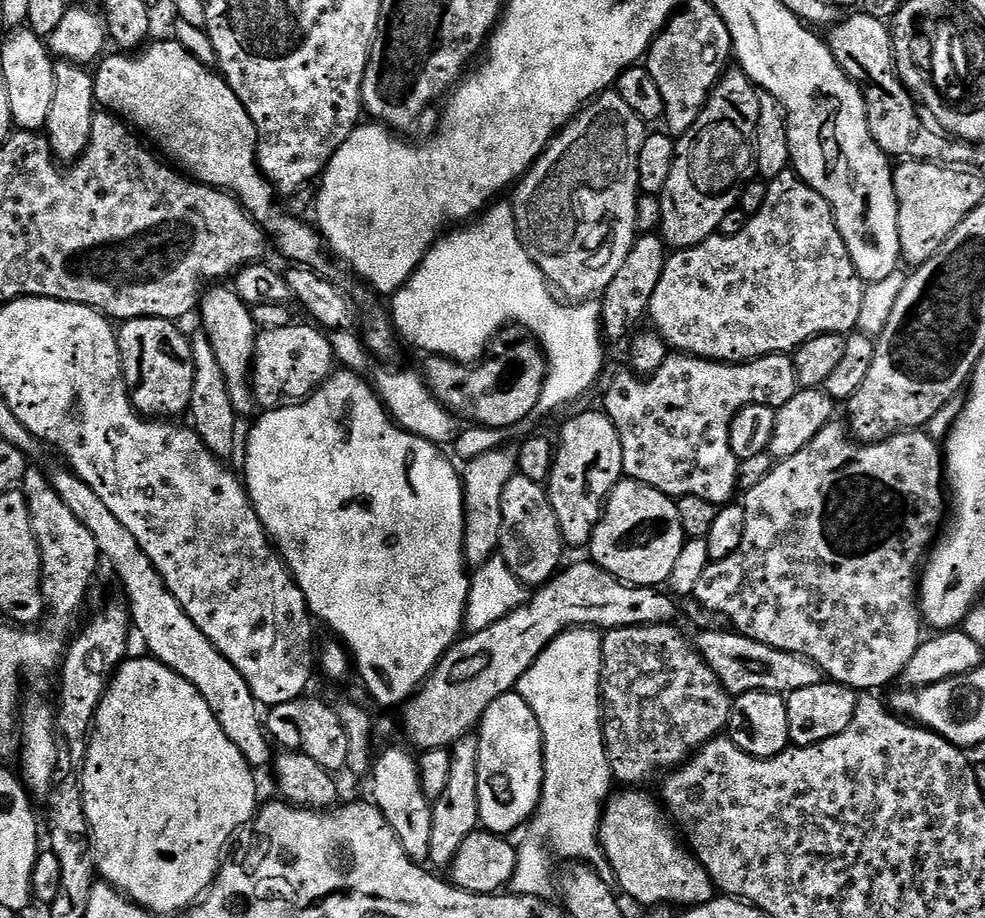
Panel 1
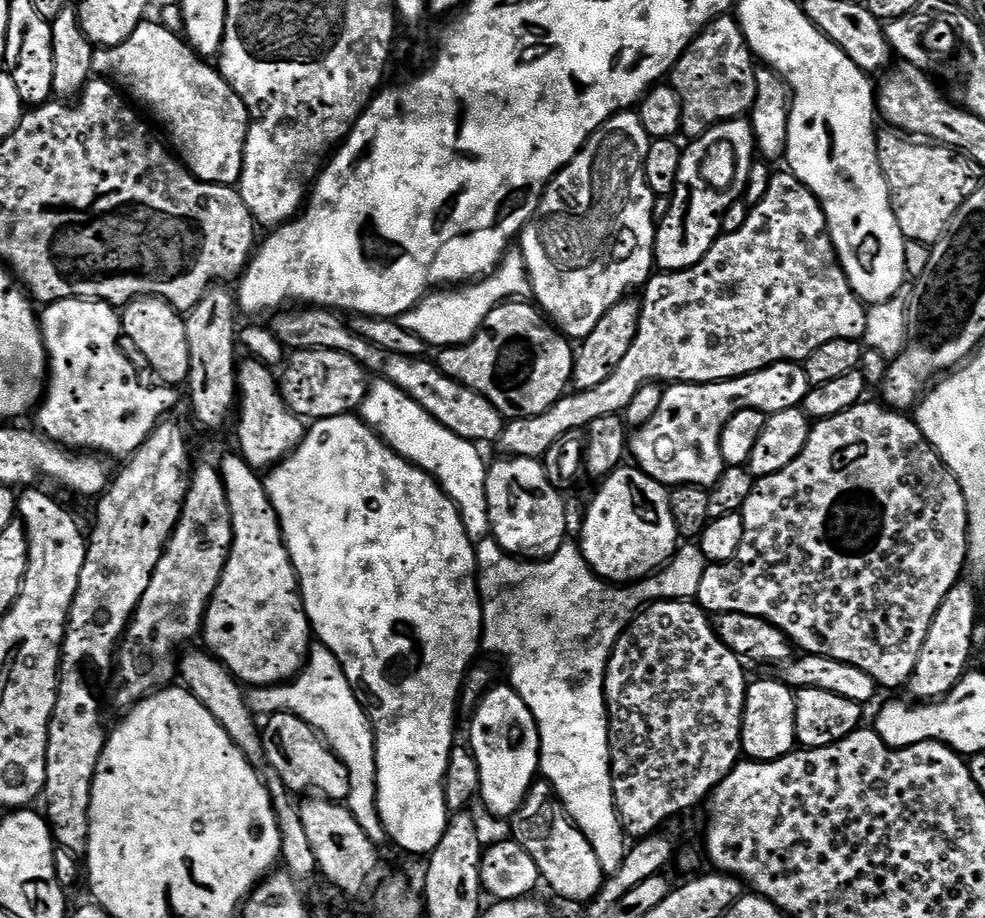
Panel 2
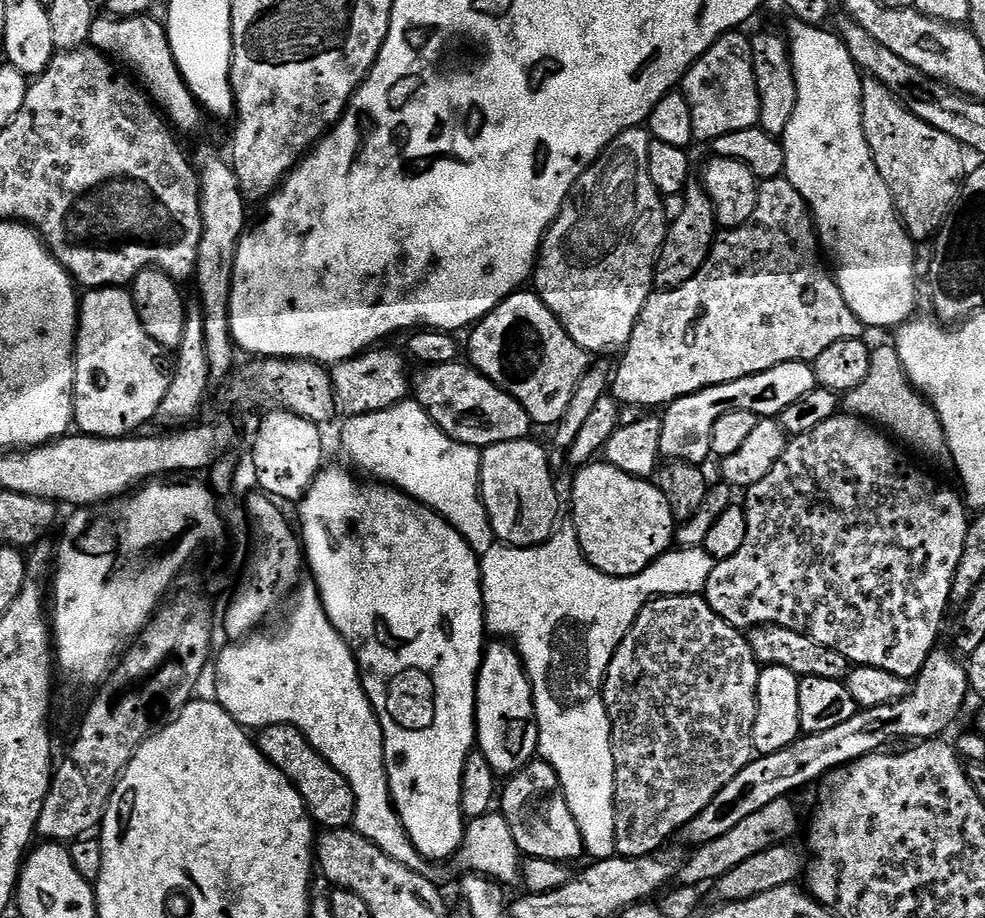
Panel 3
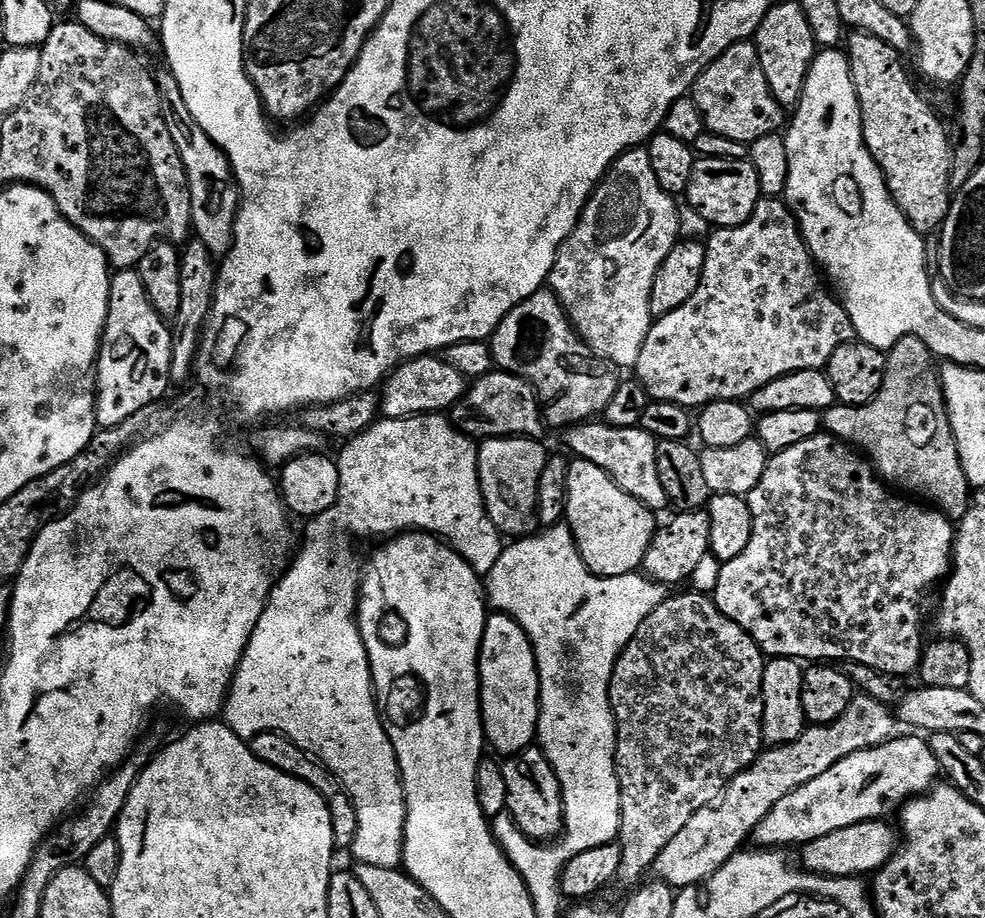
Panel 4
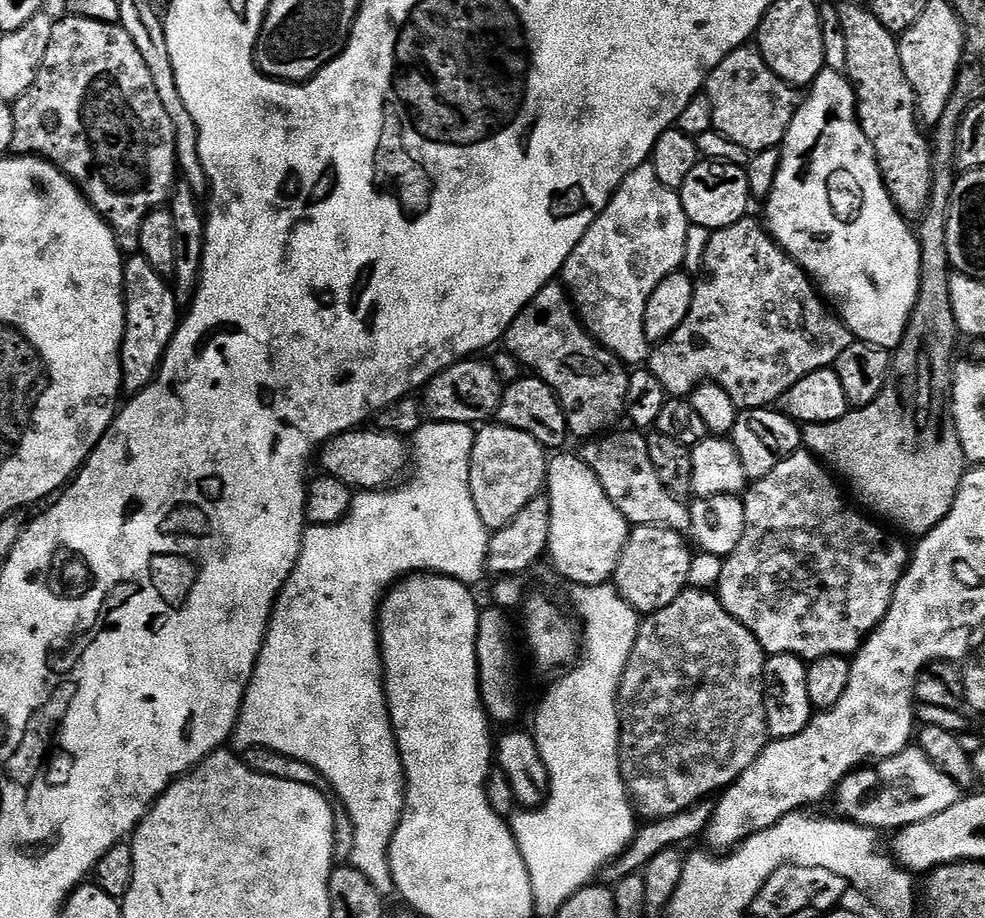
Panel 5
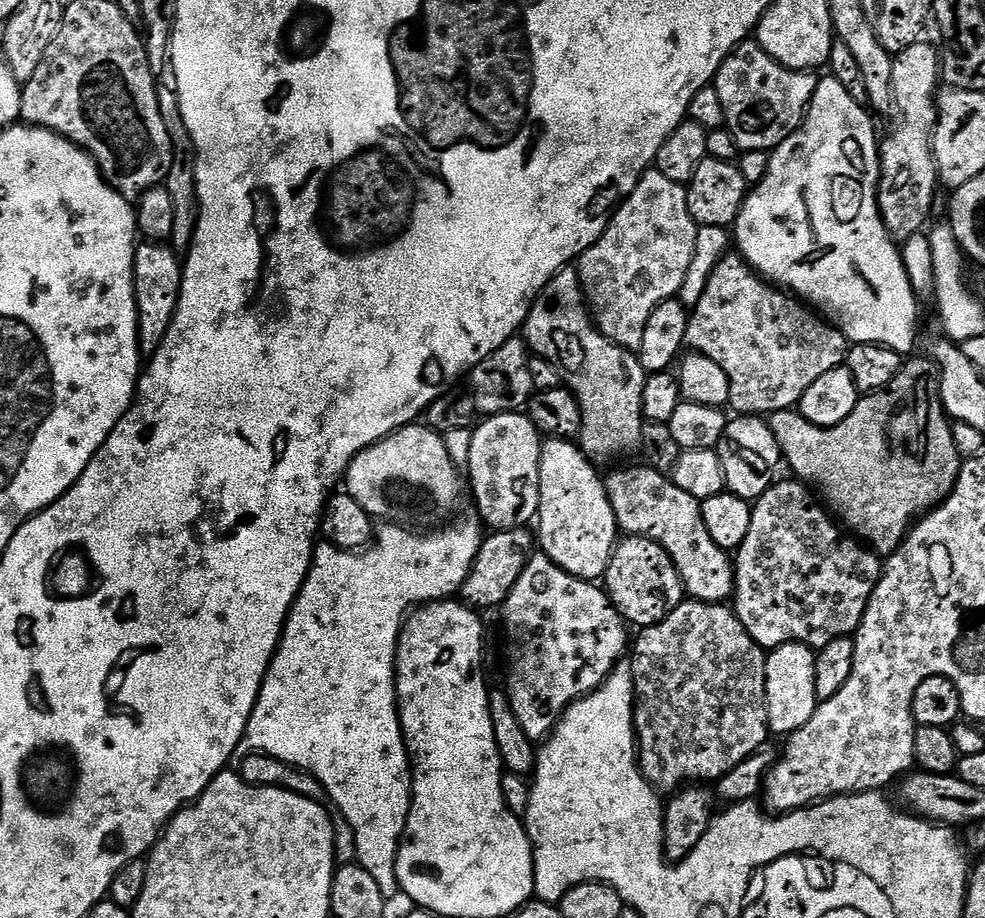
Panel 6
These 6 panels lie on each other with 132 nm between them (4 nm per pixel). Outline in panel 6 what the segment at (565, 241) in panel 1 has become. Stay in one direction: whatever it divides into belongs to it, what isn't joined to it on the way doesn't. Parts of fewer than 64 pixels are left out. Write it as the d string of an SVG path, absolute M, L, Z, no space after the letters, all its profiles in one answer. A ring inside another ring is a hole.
M649 170L640 177L638 186L613 211L600 241L586 250L578 261L580 285L584 287L584 298L588 311L600 333L610 342L629 350L639 350L646 321L654 314L654 306L664 300L680 295L682 282L686 282L691 259L694 258L698 225L690 214L688 189L678 182L670 182L666 174Z

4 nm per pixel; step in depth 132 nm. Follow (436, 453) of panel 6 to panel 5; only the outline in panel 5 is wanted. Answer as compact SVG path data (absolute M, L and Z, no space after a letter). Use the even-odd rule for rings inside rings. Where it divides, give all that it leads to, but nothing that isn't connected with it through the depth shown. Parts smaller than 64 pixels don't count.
M368 430L343 432L327 440L324 447L319 449L318 464L320 460L327 475L346 482L353 490L383 490L395 485L410 464L410 448L405 437L381 430L364 431Z

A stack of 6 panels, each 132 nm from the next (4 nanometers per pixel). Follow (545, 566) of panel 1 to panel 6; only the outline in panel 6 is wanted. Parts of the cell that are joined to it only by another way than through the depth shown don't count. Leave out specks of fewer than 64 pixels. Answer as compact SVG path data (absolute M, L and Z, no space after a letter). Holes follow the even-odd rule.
M523 411L489 416L475 425L466 465L466 480L470 485L471 499L472 496L476 499L476 508L484 519L482 524L485 529L488 527L492 532L505 532L528 528L531 520L533 523L537 519L540 511L541 447L542 433Z

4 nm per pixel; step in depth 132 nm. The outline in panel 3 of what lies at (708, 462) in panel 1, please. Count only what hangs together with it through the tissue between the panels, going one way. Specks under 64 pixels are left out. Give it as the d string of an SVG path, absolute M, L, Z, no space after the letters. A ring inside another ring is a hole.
M799 360L774 366L774 370L766 370L750 378L738 378L738 382L710 386L686 398L678 398L667 405L662 412L661 457L665 461L681 460L687 464L703 465L704 459L712 456L714 422L718 422L722 414L730 414L734 410L746 410L761 418L776 418L782 410L786 410L786 406L794 406L798 398L806 398L806 394L810 394L817 387L811 363Z

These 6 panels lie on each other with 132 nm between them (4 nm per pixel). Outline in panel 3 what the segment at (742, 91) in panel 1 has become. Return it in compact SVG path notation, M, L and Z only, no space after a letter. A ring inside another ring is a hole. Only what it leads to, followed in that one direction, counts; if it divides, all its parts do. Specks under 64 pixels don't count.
M689 183L684 189L685 206L683 213L668 225L668 233L664 235L664 244L660 248L660 254L656 257L656 275L654 284L657 289L677 288L682 282L690 282L694 274L706 262L706 258L712 249L712 243L718 235L718 225L714 206L710 198L704 192L699 183Z

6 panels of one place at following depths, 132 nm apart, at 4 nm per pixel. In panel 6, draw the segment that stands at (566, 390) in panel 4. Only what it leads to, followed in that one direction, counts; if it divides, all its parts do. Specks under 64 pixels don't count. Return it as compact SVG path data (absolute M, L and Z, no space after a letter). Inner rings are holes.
M569 266L569 267L562 269L562 271L558 272L554 278L550 278L550 282L547 284L547 286L545 286L543 288L543 290L540 291L539 294L537 294L536 299L532 301L532 309L530 310L530 314L524 320L524 326L522 329L522 336L523 336L523 339L526 341L529 349L531 349L531 351L533 353L535 353L535 355L540 356L546 362L550 362L550 366L554 366L554 370L558 370L558 374L560 375L561 385L563 385L563 387L567 388L569 392L573 392L574 395L576 395L576 401L578 402L578 406L580 407L580 413L582 414L582 430L580 431L580 434L578 437L578 447L579 447L580 451L583 452L586 459L592 461L592 463L597 466L603 466L603 464L608 464L608 463L609 463L608 465L611 465L613 462L616 462L616 461L611 462L611 460L616 460L619 458L619 456L626 455L627 452L633 451L635 453L637 451L637 449L639 449L640 439L642 438L642 430L644 429L644 426L646 423L646 421L644 419L644 411L642 410L642 386L644 385L644 382L646 379L646 373L645 373L644 367L642 367L640 365L639 355L637 355L637 353L635 351L623 348L622 346L618 346L614 342L610 342L610 338L606 338L605 336L603 336L603 334L600 333L600 329L596 327L596 325L592 319L592 313L588 311L588 306L587 306L587 303L584 298L584 287L582 287L582 285L580 285L580 273L579 273L579 271L577 271L577 269L575 267Z

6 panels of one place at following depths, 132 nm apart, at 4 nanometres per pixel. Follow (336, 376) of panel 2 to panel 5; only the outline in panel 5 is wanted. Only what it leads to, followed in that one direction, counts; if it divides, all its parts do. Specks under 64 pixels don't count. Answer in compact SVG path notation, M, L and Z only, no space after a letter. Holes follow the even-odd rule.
M484 358L459 360L454 366L442 370L442 374L438 374L430 383L424 385L422 389L423 411L433 421L462 422L480 426L495 417L502 402L505 385L501 384L491 363L487 359L480 359Z

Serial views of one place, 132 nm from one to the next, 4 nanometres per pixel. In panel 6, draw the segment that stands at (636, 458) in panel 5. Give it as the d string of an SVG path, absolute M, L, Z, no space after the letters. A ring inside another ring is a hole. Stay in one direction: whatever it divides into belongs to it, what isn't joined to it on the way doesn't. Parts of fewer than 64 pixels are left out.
M647 466L641 468L613 467L609 476L603 477L604 489L610 498L610 506L614 510L617 529L624 536L645 536L656 540L666 554L674 562L678 574L684 583L684 591L693 600L701 600L707 604L723 604L733 599L736 590L736 569L731 555L714 538L710 538L710 530L706 530L706 522L702 522L700 501L695 500L686 490L682 490L665 473Z

